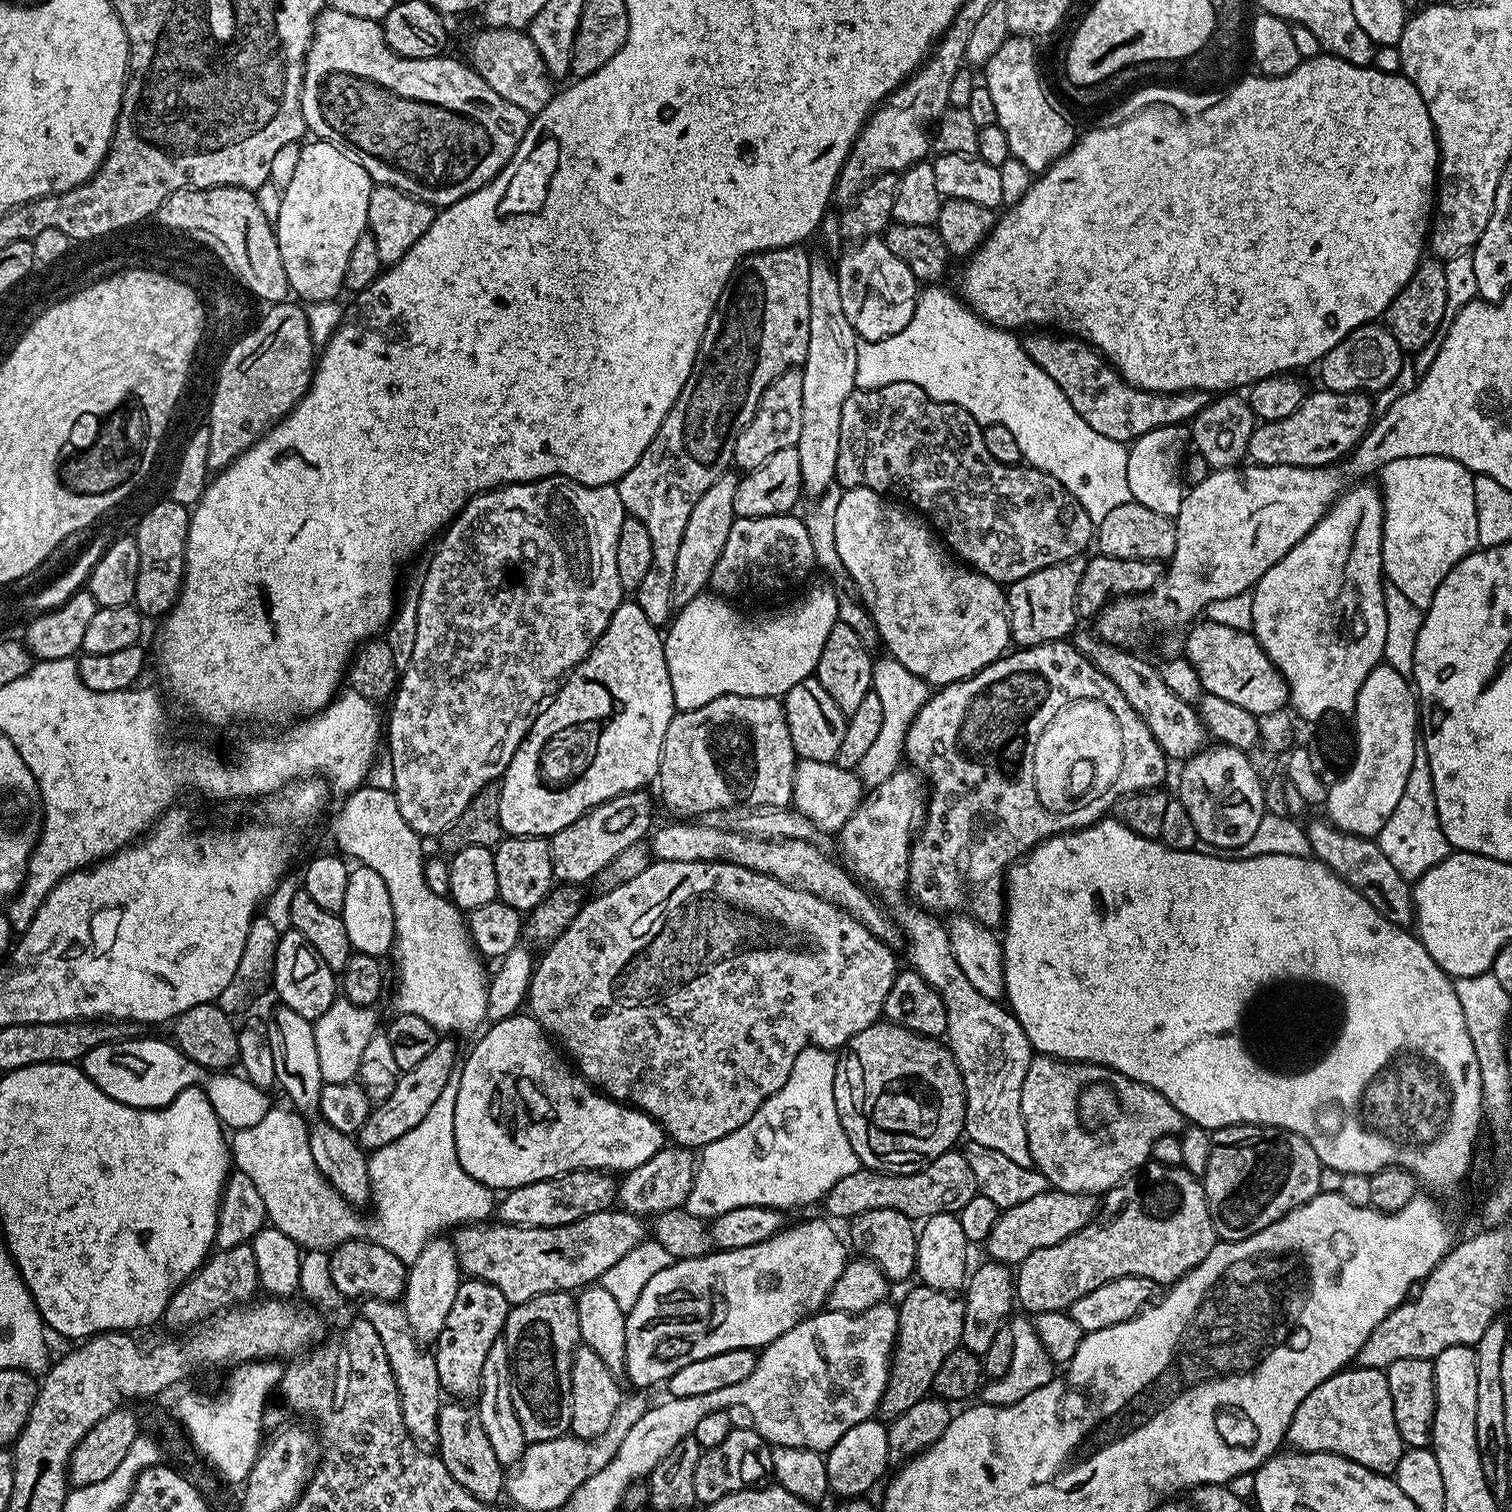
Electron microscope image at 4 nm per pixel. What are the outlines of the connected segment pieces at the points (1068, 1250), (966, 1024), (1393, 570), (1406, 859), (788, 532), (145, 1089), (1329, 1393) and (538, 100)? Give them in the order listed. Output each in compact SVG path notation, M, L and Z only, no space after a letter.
M1149 1162L1131 1178L1119 1183L1103 1197L1102 1204L1110 1211L1088 1224L1082 1230L1070 1234L1054 1246L1034 1250L1030 1258L1018 1265L1014 1272L1014 1296L1025 1313L1035 1314L1044 1311L1063 1312L1082 1294L1098 1290L1106 1282L1123 1276L1150 1278L1157 1286L1171 1286L1181 1280L1218 1243L1212 1219L1208 1213L1208 1203L1204 1197L1204 1185L1183 1166L1171 1168Z
M911 907L901 910L898 928L908 939L911 967L922 974L934 990L938 990L946 1006L946 1043L952 1049L964 1079L964 1130L967 1139L978 1146L998 1150L998 1154L1006 1154L1006 1158L1010 1158L1010 1162L1018 1162L1018 1166L1031 1168L1032 1155L1022 1118L1022 1078L1026 1078L1026 1070L1032 1061L1033 1046L1011 1011L1003 1003L978 994L962 970L958 970L958 962L954 962L954 954L950 950L947 927L939 924L933 913Z
M1436 455L1392 459L1378 473L1384 497L1382 560L1385 577L1420 609L1428 608L1446 574L1479 547L1473 478L1474 474L1460 462Z
M1422 746L1417 747L1414 766L1410 766L1410 774L1406 778L1406 790L1402 790L1402 798L1398 798L1394 814L1386 818L1386 826L1382 826L1378 843L1382 853L1390 858L1391 865L1409 882L1419 880L1426 870L1438 866L1450 855L1450 845L1438 818L1430 762Z
M799 515L737 516L730 526L730 538L726 538L722 558L718 558L718 566L714 566L710 588L721 597L736 598L732 596L751 588L784 588L791 580L800 584L816 567L810 534Z
M133 1038L110 1044L100 1044L84 1056L82 1067L84 1073L96 1083L110 1098L135 1108L164 1108L186 1087L184 1068L189 1067L188 1059L180 1053L175 1043L164 1040L144 1040Z
M1349 1366L1310 1390L1290 1422L1286 1440L1301 1452L1333 1452L1366 1466L1371 1472L1395 1473L1406 1446L1394 1422L1387 1371Z
M487 26L481 29L468 44L470 66L488 83L490 90L498 93L498 98L505 98L530 116L541 112L554 95L554 84L527 31Z

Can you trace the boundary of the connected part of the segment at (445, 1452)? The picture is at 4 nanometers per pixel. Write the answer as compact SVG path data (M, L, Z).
M441 1403L436 1439L438 1455L446 1470L454 1474L454 1482L461 1484L470 1495L478 1498L483 1504L495 1505L496 1499L499 1496L503 1497L506 1492L506 1468L498 1462L498 1457L490 1447L490 1438L486 1438L486 1430L482 1430L479 1411L475 1407L467 1408L464 1404L467 1403Z

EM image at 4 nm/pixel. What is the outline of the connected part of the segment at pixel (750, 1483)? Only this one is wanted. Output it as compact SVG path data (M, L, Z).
M733 1428L730 1434L726 1434L725 1440L718 1442L718 1446L701 1451L698 1467L694 1469L694 1494L697 1501L701 1505L713 1504L726 1494L767 1485L773 1479L772 1450L773 1445L763 1440L755 1428Z

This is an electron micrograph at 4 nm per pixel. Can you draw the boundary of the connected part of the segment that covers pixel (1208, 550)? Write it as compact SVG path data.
M1249 463L1248 468L1244 467L1209 471L1208 477L1185 491L1182 522L1176 526L1178 546L1164 575L1152 587L1151 592L1114 600L1095 617L1094 631L1100 639L1107 644L1115 644L1118 648L1132 650L1137 647L1135 644L1146 643L1148 636L1155 632L1168 632L1171 628L1180 628L1184 623L1187 625L1195 621L1208 609L1210 602L1234 598L1234 594L1242 594L1255 588L1262 574L1270 570L1270 566L1286 558L1286 554L1290 554L1290 550L1294 550L1294 546L1298 546L1298 542L1302 542L1302 538L1306 538L1306 534L1310 534L1310 530L1318 526L1320 519L1346 488L1344 476L1336 466L1303 468Z

